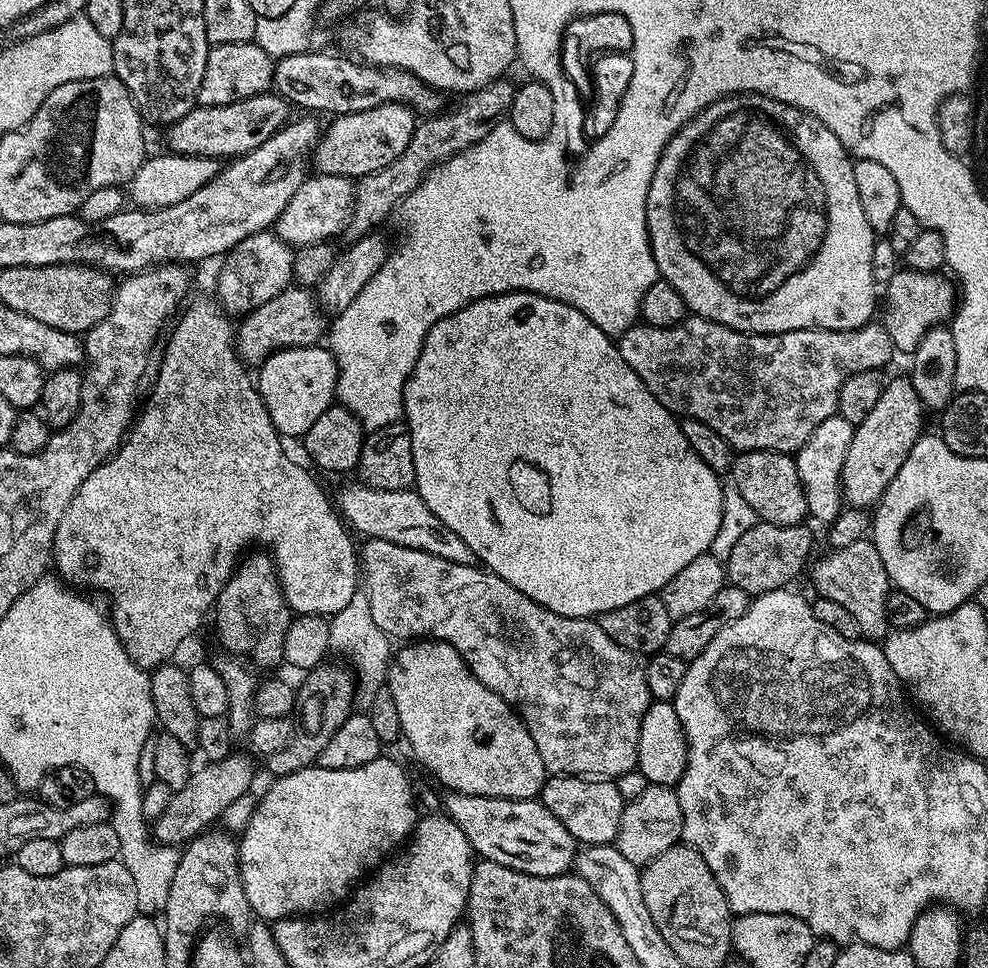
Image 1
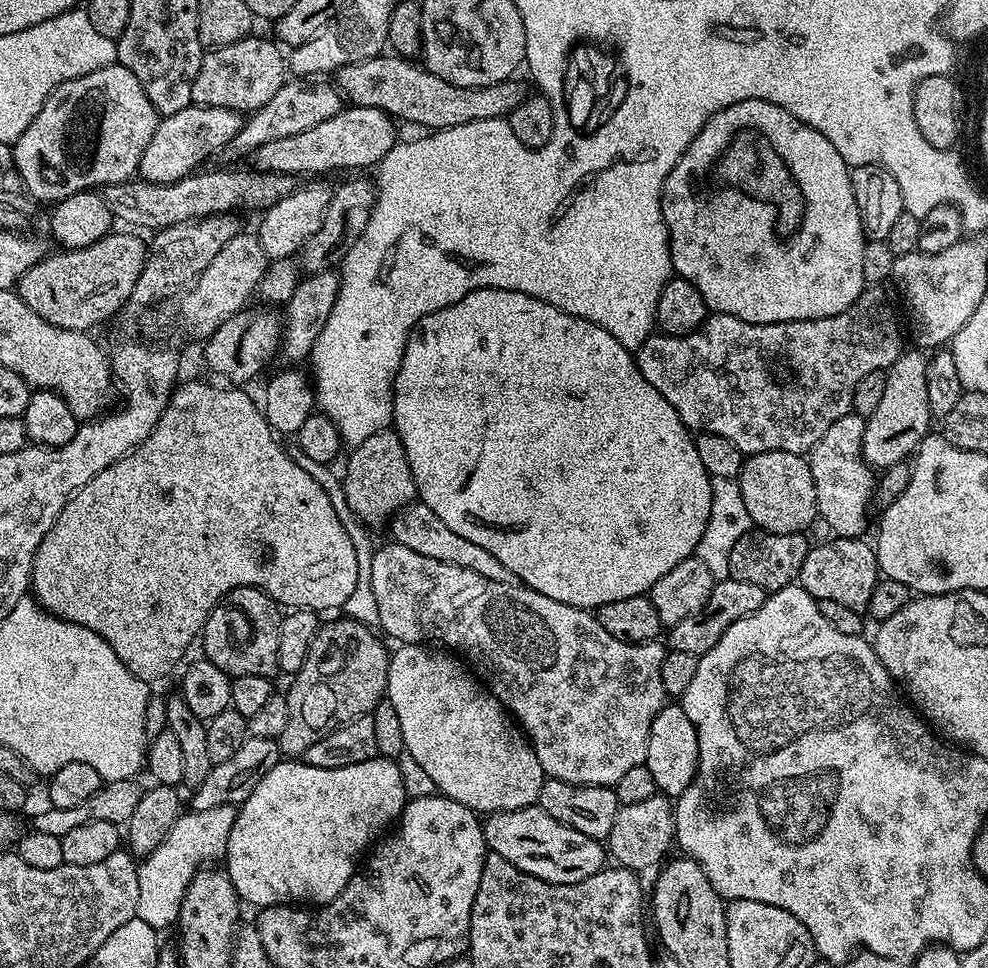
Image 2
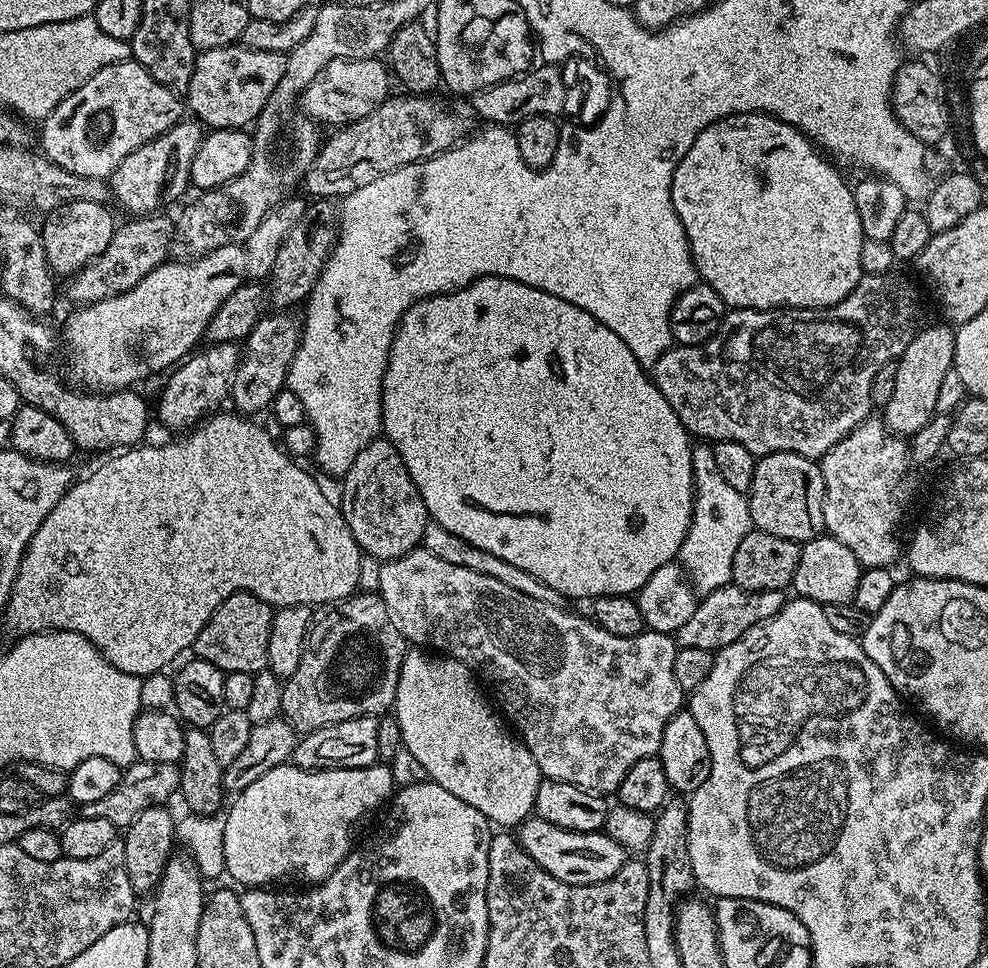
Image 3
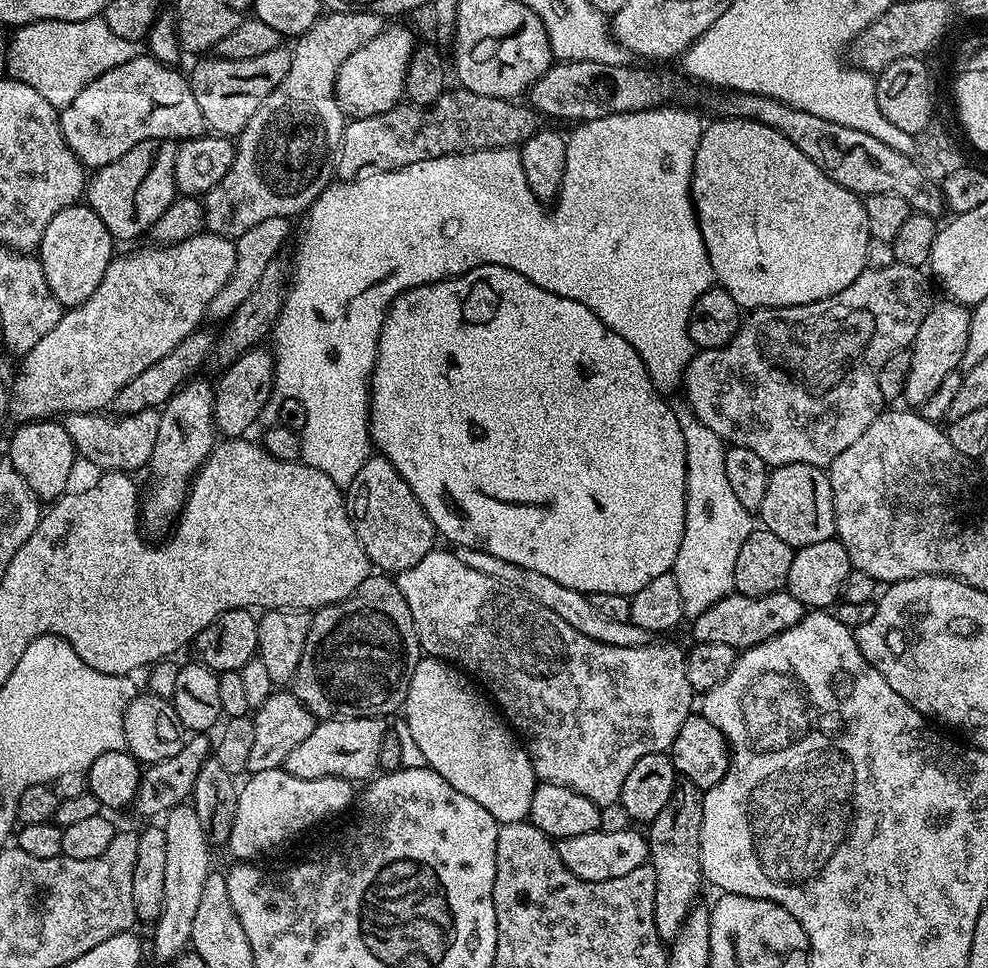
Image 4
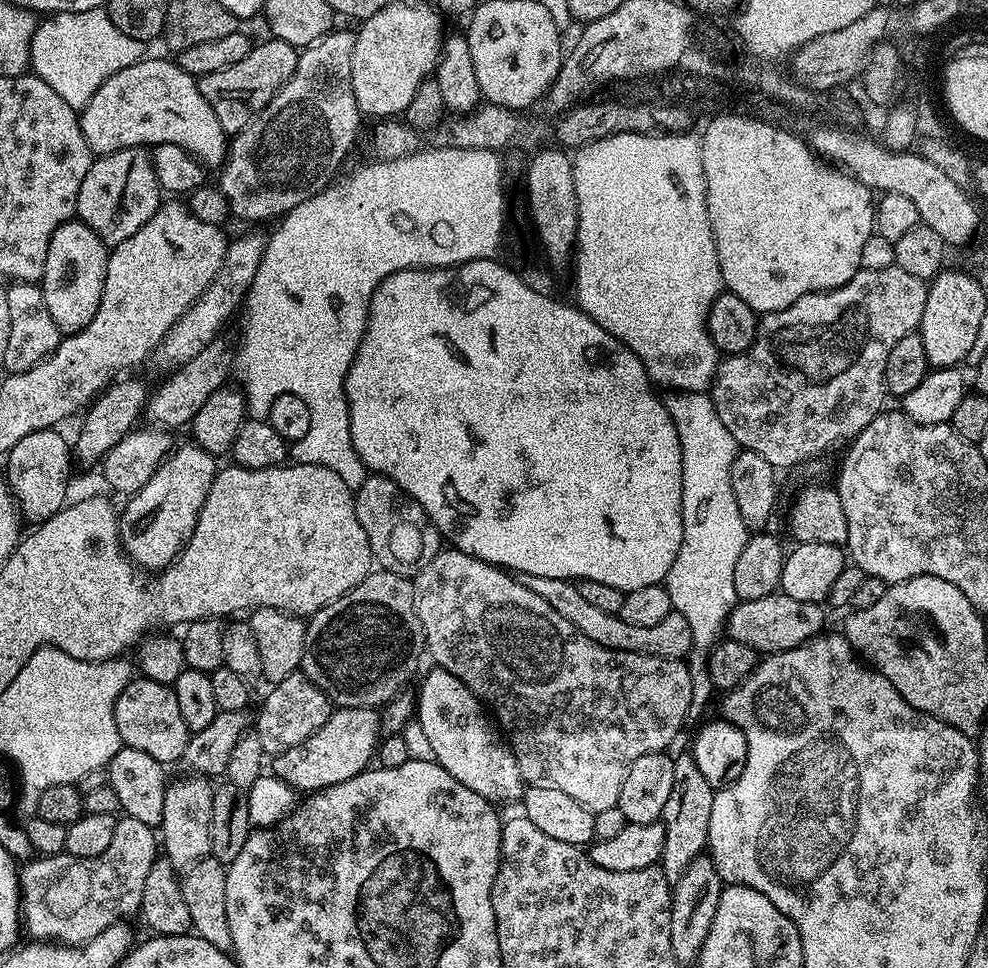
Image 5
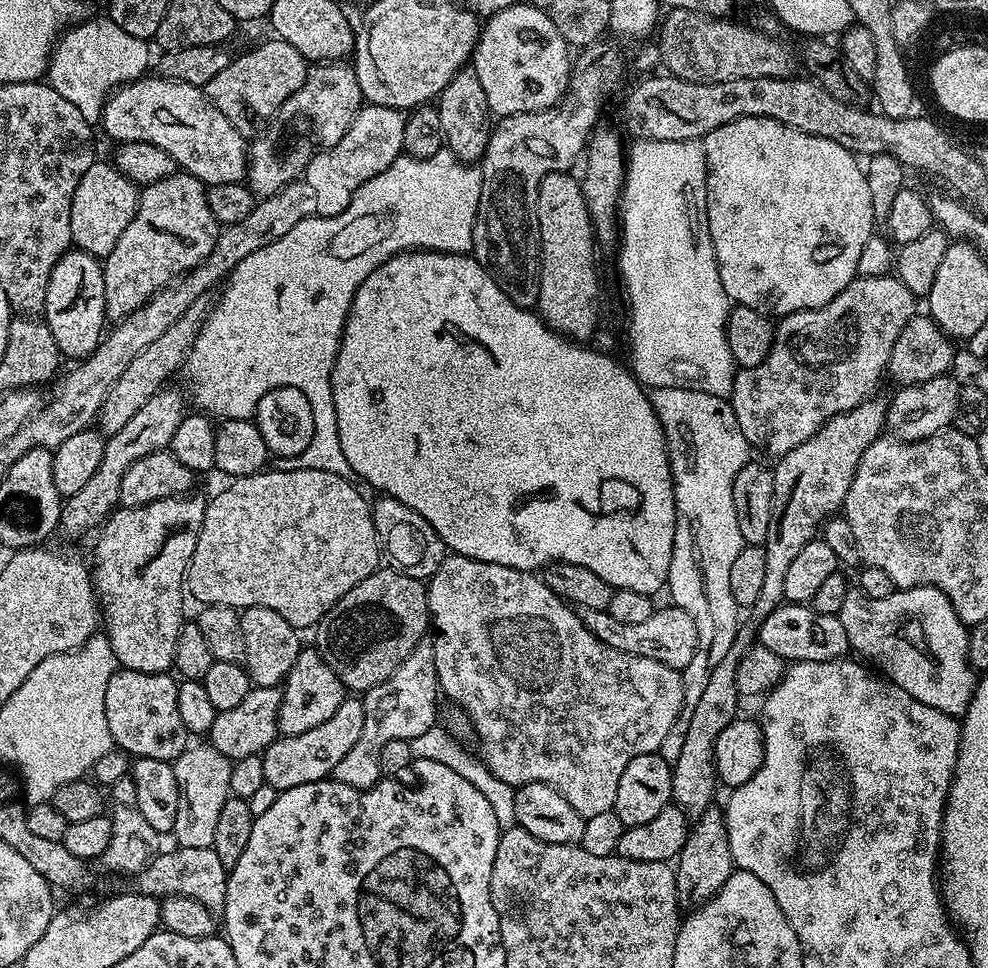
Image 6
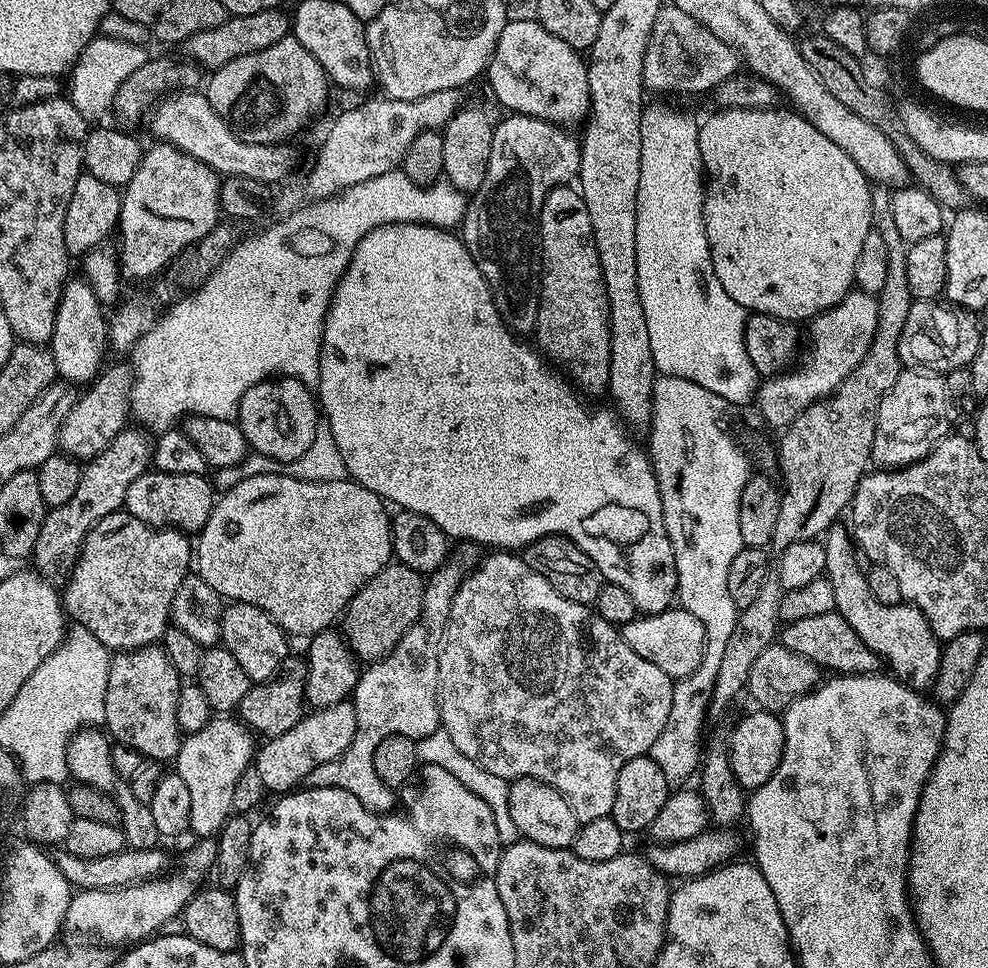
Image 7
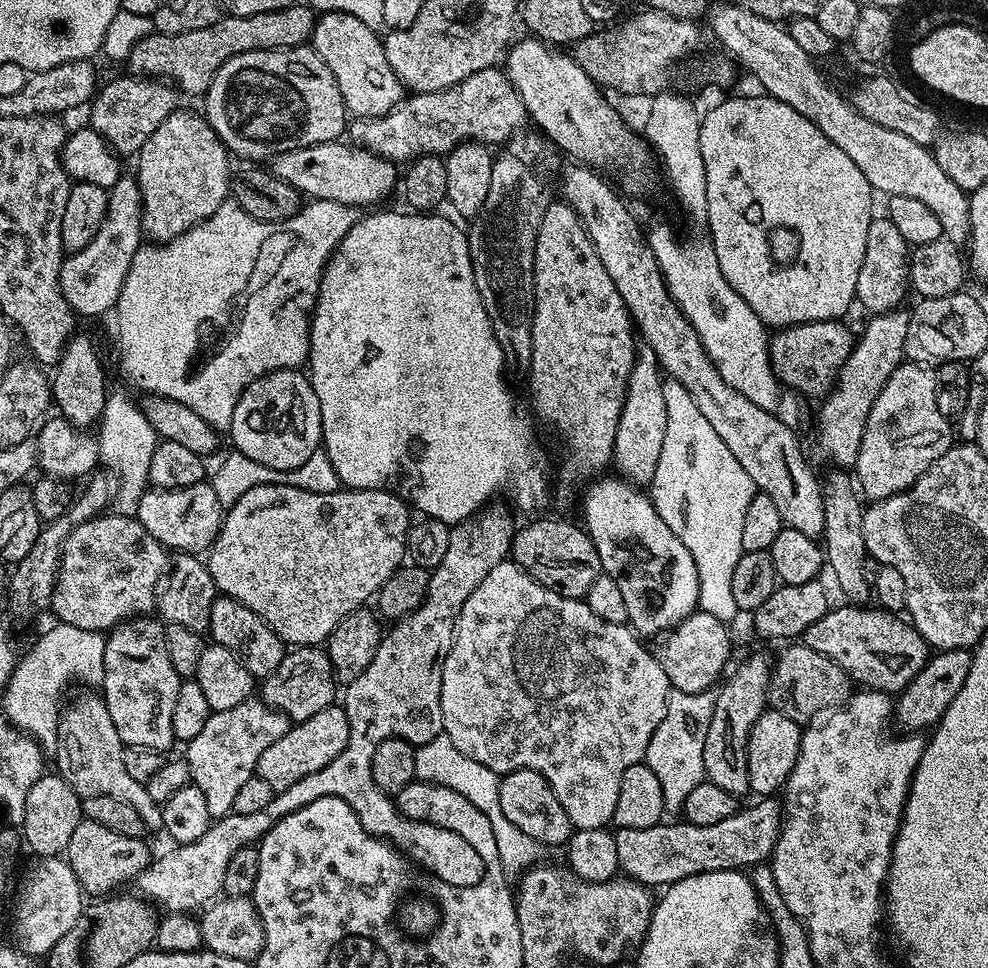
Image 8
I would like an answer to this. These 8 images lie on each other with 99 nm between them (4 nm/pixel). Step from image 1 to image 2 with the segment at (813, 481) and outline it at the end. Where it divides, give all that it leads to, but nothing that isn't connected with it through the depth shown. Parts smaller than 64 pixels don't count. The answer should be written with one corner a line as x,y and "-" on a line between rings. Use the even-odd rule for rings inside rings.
853,411
838,418
838,422
834,422
834,426
830,426
830,430
826,430
822,438
818,438
818,442
806,456
810,474
814,474
819,519
825,520
840,538
863,537
864,527
868,524
868,508
873,507
872,494
878,480
862,450
864,421
865,417

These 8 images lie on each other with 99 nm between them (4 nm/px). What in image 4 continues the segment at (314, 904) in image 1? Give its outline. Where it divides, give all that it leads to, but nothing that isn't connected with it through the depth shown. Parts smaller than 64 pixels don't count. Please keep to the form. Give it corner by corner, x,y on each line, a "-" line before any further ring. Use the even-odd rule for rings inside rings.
283,768
274,770
262,770
253,772
247,777
249,780
245,784
239,785
238,810
234,814
234,830
230,830
230,838
226,845
236,855
235,859
240,862
252,862
263,852
268,852
271,848
280,848
287,840
292,840
295,836
300,836
303,832
311,830
315,824
320,824
323,820
328,820
331,816
336,816
339,812
347,813
354,804
353,781
343,780
337,776
330,778
294,778
294,774
285,772

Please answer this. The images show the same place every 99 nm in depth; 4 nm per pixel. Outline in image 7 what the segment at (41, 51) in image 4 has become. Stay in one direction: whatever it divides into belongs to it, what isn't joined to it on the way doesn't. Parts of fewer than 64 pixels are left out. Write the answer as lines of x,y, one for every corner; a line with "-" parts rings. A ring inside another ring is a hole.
104,35
93,36
72,65
67,77
68,84
66,80
67,99
71,100
74,110
78,110
78,114
82,114
82,118
89,122
103,121
100,119
109,115
114,94
118,94
118,86
122,86
122,82
126,82
126,78
130,78
130,74
134,74
134,70
138,70
138,66
150,58
149,53
144,53
143,46
134,41

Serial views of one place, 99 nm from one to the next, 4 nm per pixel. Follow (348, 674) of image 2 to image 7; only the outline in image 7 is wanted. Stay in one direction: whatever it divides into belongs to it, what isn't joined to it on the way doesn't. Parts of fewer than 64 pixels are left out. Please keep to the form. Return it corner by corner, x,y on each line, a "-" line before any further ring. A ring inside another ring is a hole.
399,562
374,574
342,613
338,628
352,655
360,662
375,662
389,656
398,646
402,634
413,624
424,605
425,577

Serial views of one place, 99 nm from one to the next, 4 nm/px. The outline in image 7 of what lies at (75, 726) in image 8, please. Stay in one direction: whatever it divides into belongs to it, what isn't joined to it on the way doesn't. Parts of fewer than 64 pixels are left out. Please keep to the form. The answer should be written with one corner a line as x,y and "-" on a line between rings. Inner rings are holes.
89,726
80,729
73,736
68,747
68,775
75,783
94,786
114,798
120,811
120,829
124,832
124,843
128,848
154,848
161,843
162,837
158,826
154,826
154,814
146,804
138,802
132,793
132,785
123,780
114,770
112,757
113,741
99,727

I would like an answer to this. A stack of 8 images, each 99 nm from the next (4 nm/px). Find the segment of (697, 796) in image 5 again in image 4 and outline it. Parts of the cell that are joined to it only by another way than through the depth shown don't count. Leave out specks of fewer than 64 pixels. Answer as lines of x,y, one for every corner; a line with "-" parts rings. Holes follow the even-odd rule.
681,779
674,786
674,794
662,806
658,818
646,828
648,863
654,866
654,926
661,940
671,942
686,922
690,910
697,903
702,877
700,874
700,835
702,834
702,806
704,792
690,781

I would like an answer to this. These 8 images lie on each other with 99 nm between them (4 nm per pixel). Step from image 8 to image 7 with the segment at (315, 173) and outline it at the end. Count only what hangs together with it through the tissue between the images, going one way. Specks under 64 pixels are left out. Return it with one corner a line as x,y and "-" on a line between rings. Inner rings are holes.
180,90
169,94
151,109
152,132
157,141
173,144
198,162
202,162
221,177
237,176
238,178
254,178
258,182
272,186
275,180
284,182
293,175
292,167
296,164
296,156
290,149
279,144
255,144
246,142
229,128
210,106
207,95
203,91

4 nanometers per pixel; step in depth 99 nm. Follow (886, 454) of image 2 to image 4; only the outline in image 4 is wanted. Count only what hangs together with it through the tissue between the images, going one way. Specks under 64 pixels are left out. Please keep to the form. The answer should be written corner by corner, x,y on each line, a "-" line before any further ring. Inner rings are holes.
951,298
933,303
930,314
926,314
922,326
918,326
918,334
910,349
910,370
904,383
903,403
908,406
919,406
927,402
930,394
942,386
946,374
960,368
962,358
966,354
966,342
970,338
971,311
965,305
957,304

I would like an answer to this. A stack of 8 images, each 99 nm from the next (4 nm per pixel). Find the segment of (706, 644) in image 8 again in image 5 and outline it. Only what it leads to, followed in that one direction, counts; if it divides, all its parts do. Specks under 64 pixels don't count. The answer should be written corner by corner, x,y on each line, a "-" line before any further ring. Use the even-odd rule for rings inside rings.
519,574
518,579
526,590
534,590
538,598
550,602
570,626
574,626
577,632
581,632
590,642
598,642
598,646
606,646
610,650
622,650
623,652
637,652
647,656
661,656
671,660
684,660
692,651
692,635
690,634
690,622
682,618
682,614
672,611
662,622
655,626
630,626
630,622
622,622
620,616
605,614
598,610
589,600
583,599
577,590
576,584
562,578
538,578
530,574

